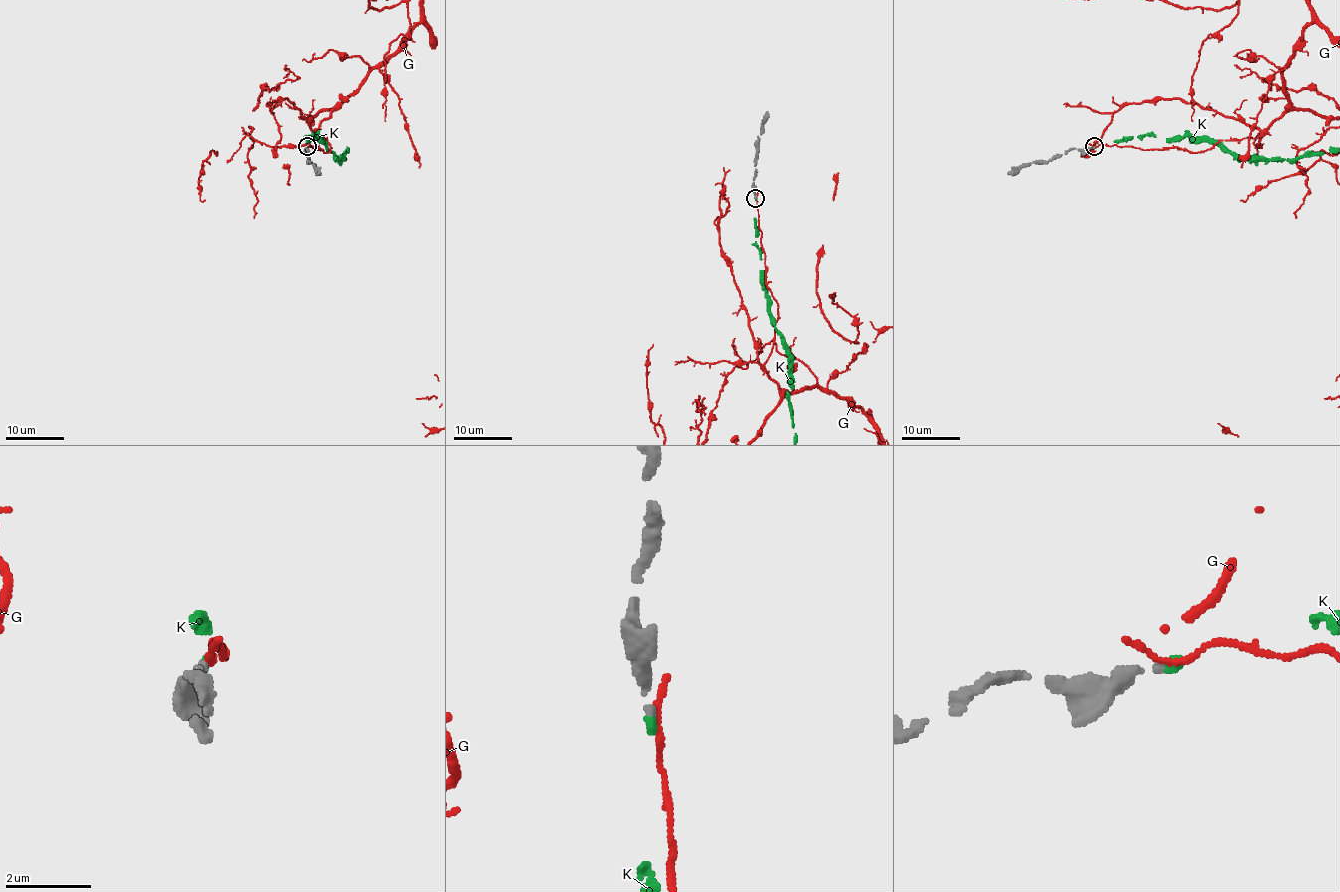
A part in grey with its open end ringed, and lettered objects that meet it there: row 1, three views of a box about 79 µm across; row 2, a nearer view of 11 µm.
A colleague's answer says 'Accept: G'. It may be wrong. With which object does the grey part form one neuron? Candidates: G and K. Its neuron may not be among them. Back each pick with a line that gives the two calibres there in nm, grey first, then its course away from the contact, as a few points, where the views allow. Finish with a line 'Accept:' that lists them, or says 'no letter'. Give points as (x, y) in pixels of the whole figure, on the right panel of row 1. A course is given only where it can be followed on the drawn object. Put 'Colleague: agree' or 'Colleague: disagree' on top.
Colleague: disagree
K: 200/170 nm
Accept: K

